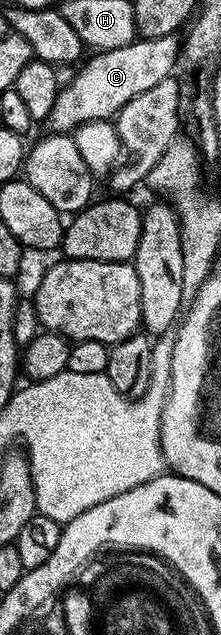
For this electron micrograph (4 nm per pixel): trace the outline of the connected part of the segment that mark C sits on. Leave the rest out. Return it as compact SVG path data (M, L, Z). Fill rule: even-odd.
M179 35L146 40L137 38L118 50L96 52L87 57L88 62L72 81L65 83L54 102L52 115L48 117L47 127L56 134L71 134L79 124L95 120L112 120L132 98L146 94L158 82L169 79L176 68L176 60L182 56L182 40Z

